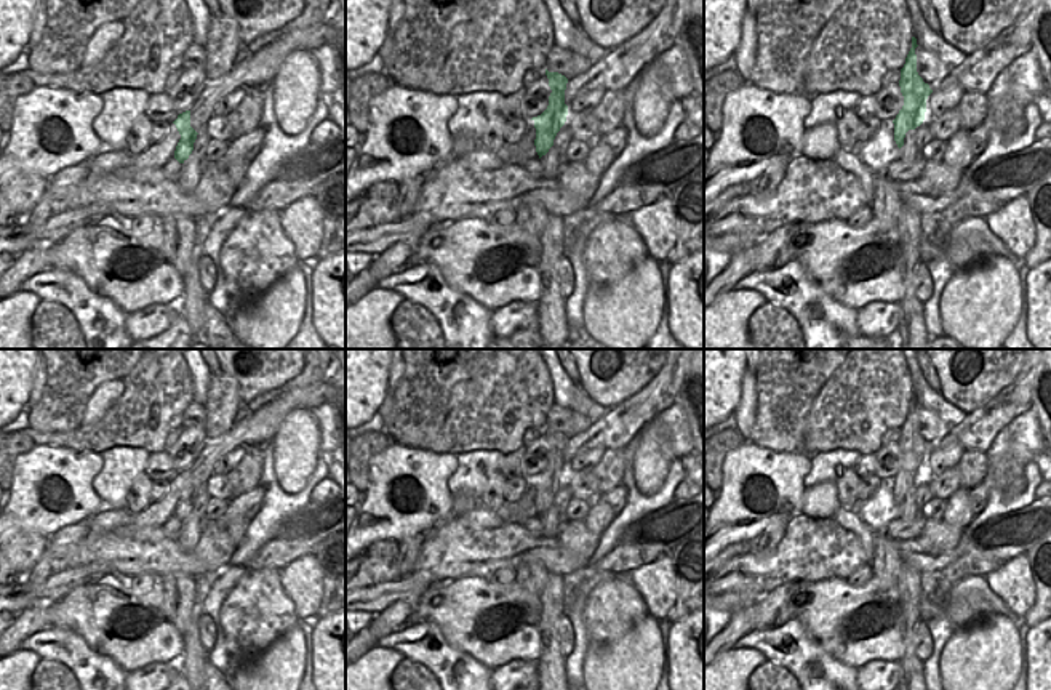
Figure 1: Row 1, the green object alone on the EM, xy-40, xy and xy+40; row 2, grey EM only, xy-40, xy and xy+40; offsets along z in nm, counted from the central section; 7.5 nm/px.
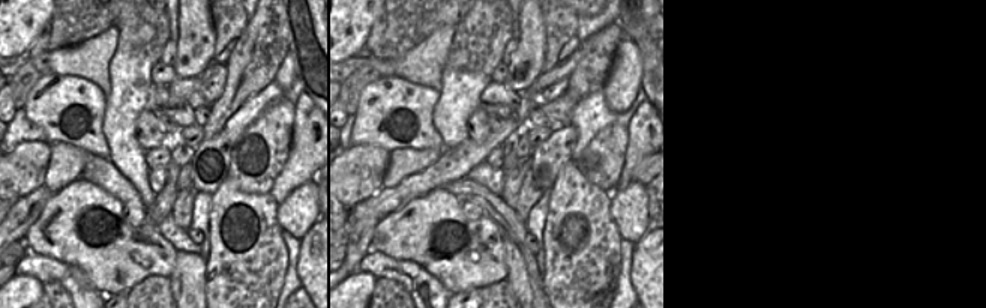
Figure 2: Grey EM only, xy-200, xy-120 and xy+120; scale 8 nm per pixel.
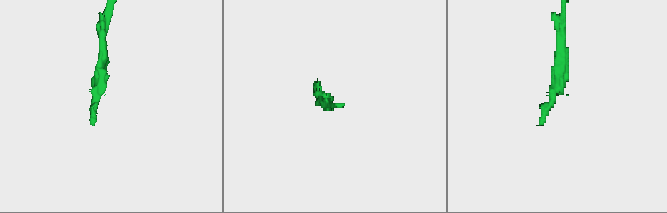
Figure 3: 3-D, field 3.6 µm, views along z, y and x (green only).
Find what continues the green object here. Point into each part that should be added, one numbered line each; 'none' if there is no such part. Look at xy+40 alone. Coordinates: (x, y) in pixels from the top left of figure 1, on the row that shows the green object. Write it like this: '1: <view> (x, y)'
1: xy+40 (907, 152)

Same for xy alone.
1: xy (551, 162)

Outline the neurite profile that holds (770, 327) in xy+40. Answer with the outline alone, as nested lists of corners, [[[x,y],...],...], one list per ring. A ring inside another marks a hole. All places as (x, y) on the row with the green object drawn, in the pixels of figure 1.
[[[768,301],[750,315],[747,331],[753,349],[805,349],[795,317]]]

